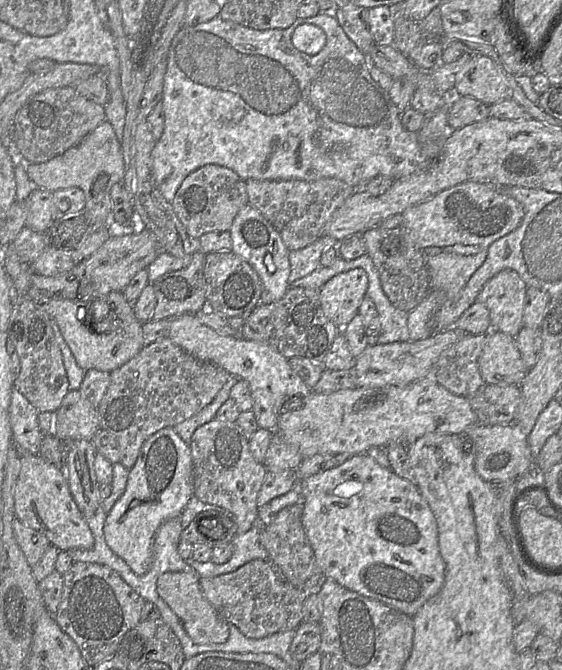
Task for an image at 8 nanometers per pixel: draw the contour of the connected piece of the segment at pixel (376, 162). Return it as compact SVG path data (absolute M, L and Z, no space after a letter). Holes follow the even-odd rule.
M336 9L320 12L309 18L297 18L286 29L255 30L227 21L221 17L196 26L182 26L173 38L168 52L167 71L164 77L163 110L165 125L162 136L155 142L151 153L153 176L163 197L173 201L184 179L195 170L216 164L233 170L242 180L303 180L313 181L331 177L344 181L355 187L362 188L370 179L385 175L398 179L421 172L432 166L437 160L443 143L420 143L417 133L407 131L401 122L402 113L392 102L389 91L383 90L370 75L370 61L358 47L349 39L336 17ZM310 24L321 28L326 35L326 43L316 55L307 55L298 51L293 43L294 31L301 25Z

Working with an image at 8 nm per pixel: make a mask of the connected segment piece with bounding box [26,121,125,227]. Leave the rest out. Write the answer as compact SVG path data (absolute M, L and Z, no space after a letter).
M108 121L101 123L89 133L78 145L62 155L47 162L26 165L28 177L37 188L55 192L61 189L77 187L84 192L85 207L83 215L90 225L108 225L113 219L111 189L123 181L125 165L122 144Z

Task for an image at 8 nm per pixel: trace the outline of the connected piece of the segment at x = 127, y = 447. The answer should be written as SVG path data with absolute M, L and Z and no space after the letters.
M169 338L159 339L130 361L110 373L110 384L97 410L100 427L113 434L120 449L120 463L129 470L135 465L141 446L154 433L193 417L210 404L231 375L223 368L190 355Z

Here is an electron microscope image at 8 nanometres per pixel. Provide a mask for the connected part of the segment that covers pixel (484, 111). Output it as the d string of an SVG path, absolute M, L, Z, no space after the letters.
M450 95L448 125L456 130L489 118L489 106L470 96Z

